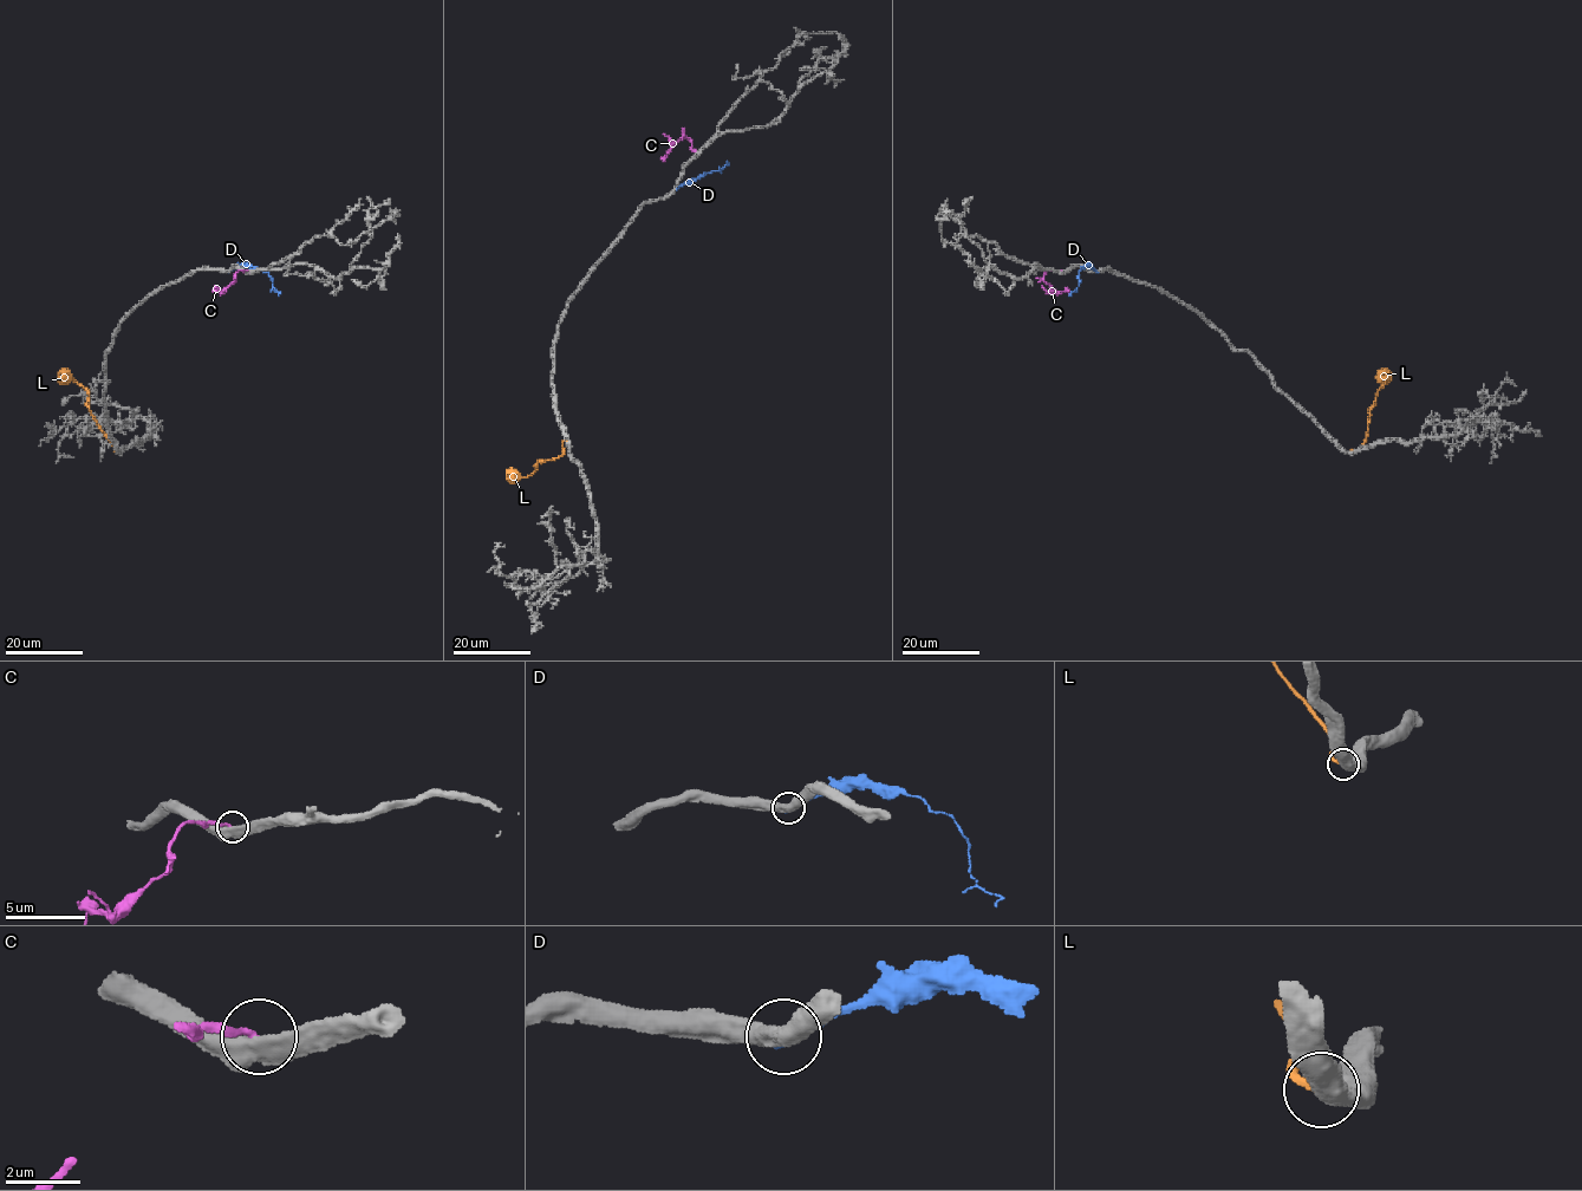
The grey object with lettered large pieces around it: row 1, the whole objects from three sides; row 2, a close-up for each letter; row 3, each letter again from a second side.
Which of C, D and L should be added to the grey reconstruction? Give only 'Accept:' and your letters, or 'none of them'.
Accept: L

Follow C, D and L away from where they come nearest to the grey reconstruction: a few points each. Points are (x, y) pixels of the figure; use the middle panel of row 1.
C: (698, 153), (683, 135), (662, 161)
D: (677, 188), (711, 170), (720, 171), (727, 161)
L: (566, 441), (560, 456), (539, 461), (531, 475), (506, 474)

